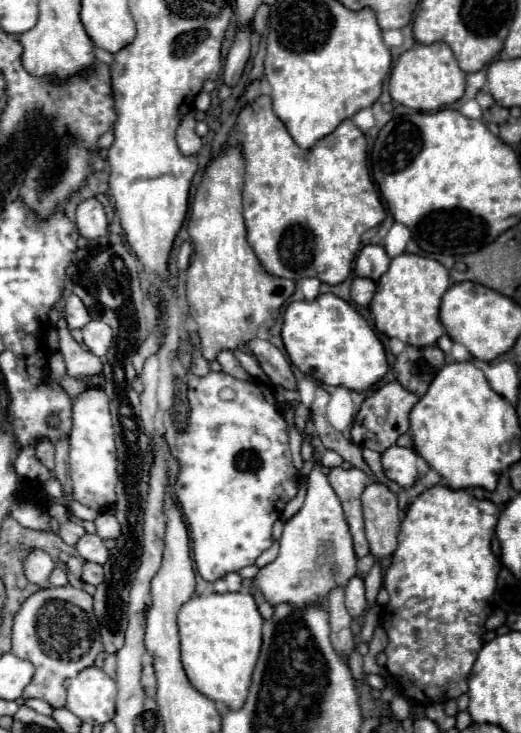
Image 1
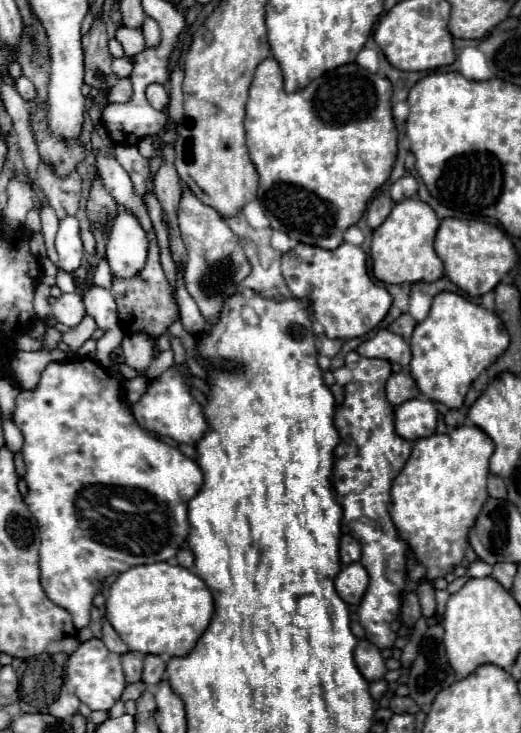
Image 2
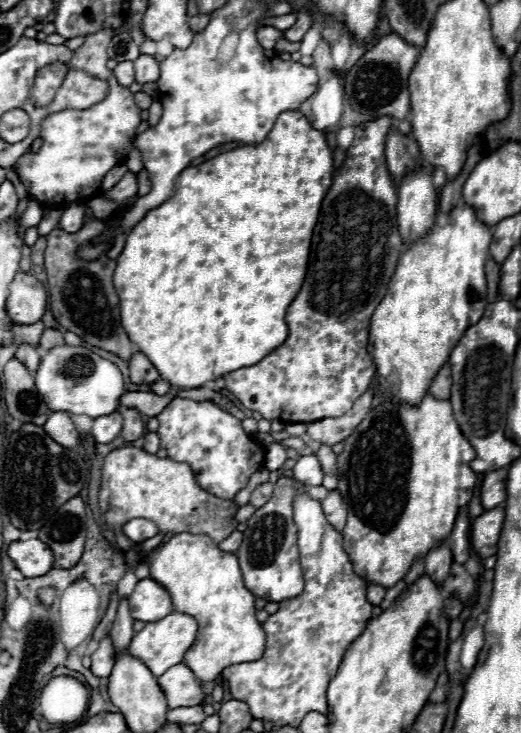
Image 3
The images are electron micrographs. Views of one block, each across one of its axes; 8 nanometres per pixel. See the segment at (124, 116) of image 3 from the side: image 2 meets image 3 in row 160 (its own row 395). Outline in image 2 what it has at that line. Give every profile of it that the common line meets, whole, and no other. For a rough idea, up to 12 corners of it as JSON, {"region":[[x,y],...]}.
{"region":[[88,358],[18,394],[42,586],[88,626],[176,556],[200,468]]}

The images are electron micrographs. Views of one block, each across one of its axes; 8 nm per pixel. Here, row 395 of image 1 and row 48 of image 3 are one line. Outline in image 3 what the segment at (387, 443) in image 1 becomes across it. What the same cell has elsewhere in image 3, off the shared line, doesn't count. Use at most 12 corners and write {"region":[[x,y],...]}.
{"region":[[380,38],[348,72],[350,106],[404,120],[420,50]]}

